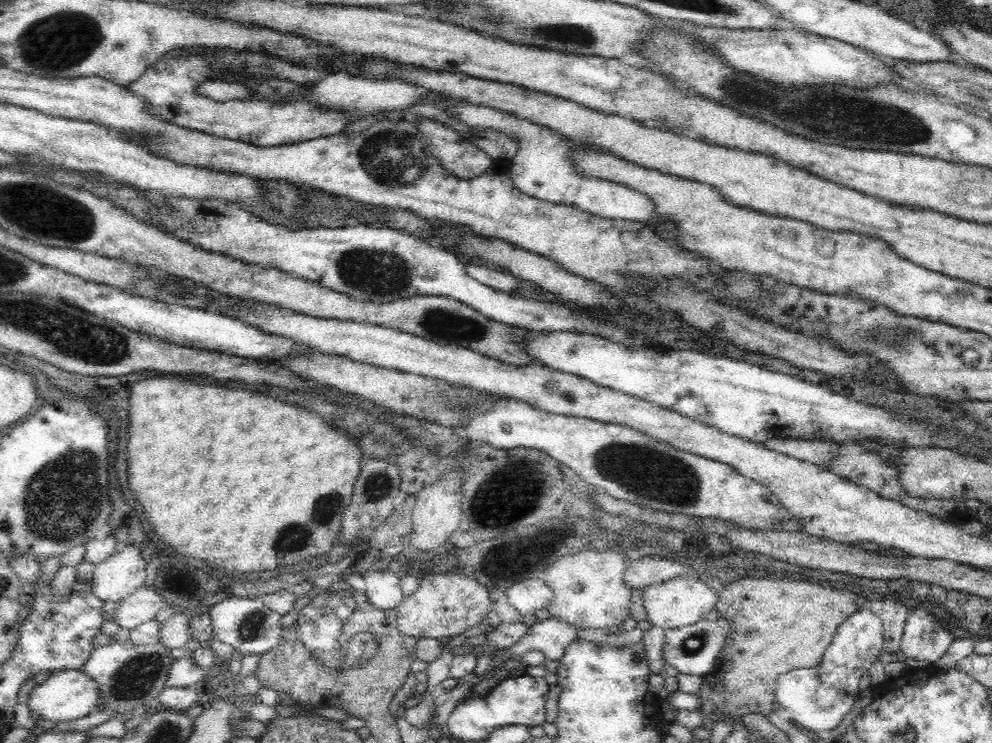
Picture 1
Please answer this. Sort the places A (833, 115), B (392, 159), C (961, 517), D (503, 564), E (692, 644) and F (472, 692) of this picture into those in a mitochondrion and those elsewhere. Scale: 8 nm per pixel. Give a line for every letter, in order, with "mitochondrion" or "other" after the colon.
A: mitochondrion
B: mitochondrion
C: other
D: other
E: mitochondrion
F: other

